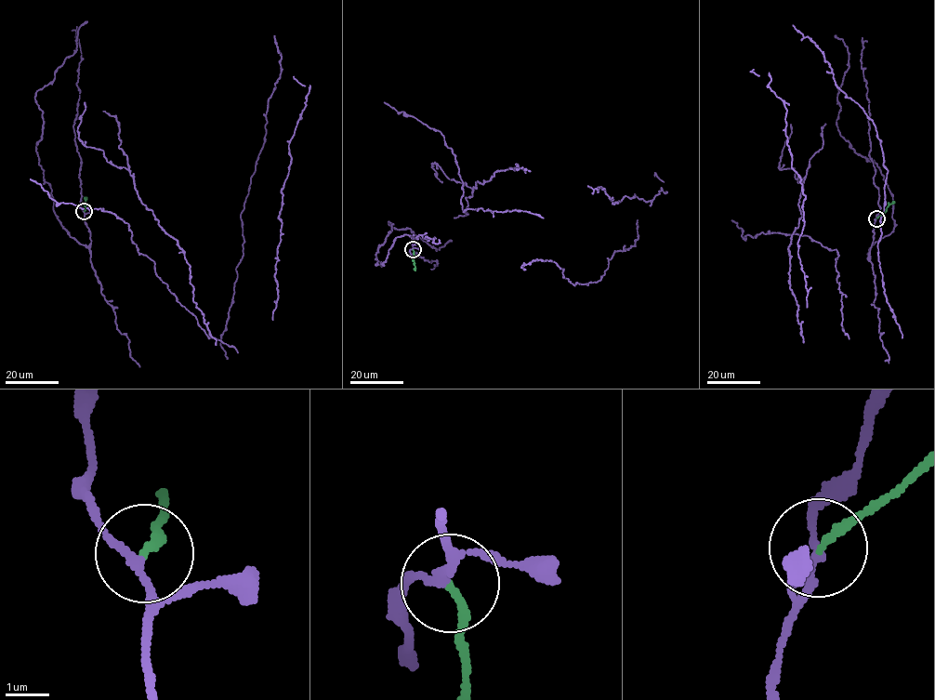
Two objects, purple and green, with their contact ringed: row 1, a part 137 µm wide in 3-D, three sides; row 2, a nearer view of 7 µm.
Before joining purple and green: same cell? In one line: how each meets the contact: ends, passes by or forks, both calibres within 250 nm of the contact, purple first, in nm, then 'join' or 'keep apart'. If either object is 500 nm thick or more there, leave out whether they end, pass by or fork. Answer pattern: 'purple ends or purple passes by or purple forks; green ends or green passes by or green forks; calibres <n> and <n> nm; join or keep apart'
purple passes by; green ends; calibres 170 and 170 nm; keep apart

